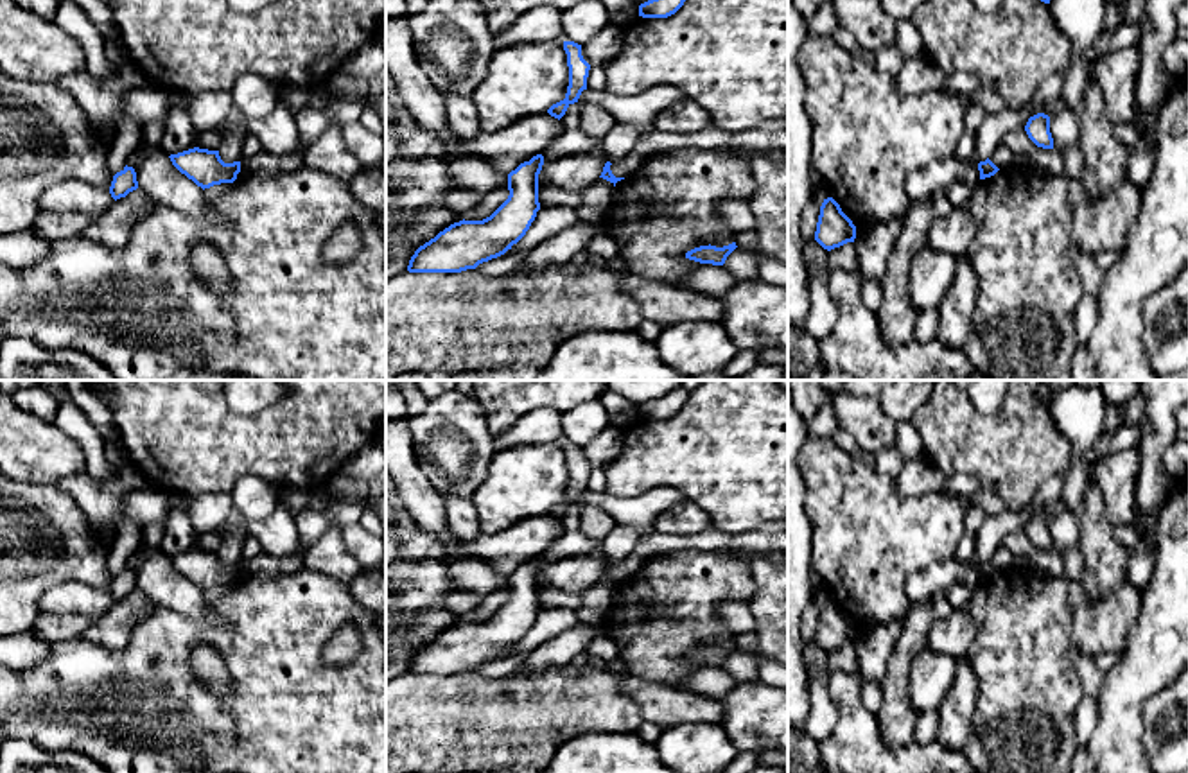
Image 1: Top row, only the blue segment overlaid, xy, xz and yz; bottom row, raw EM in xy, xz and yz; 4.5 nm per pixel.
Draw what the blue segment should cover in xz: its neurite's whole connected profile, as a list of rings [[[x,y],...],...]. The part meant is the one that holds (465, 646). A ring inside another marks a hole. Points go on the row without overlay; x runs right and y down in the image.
[[[537,556],[508,576],[508,601],[483,622],[459,622],[420,647],[409,674],[461,674],[504,656],[517,646],[540,612],[538,576],[544,558]]]

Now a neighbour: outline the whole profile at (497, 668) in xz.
[[[528,653],[497,658],[488,664],[479,665],[476,673],[486,678],[501,678],[501,676],[511,674],[517,667],[520,667],[526,656]]]

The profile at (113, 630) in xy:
[[[136,590],[93,621],[83,637],[95,646],[122,649],[127,646],[135,626],[149,617],[154,608],[154,601],[142,590]]]

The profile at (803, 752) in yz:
[[[788,730],[788,773],[809,773],[820,764],[818,744],[804,730]]]

